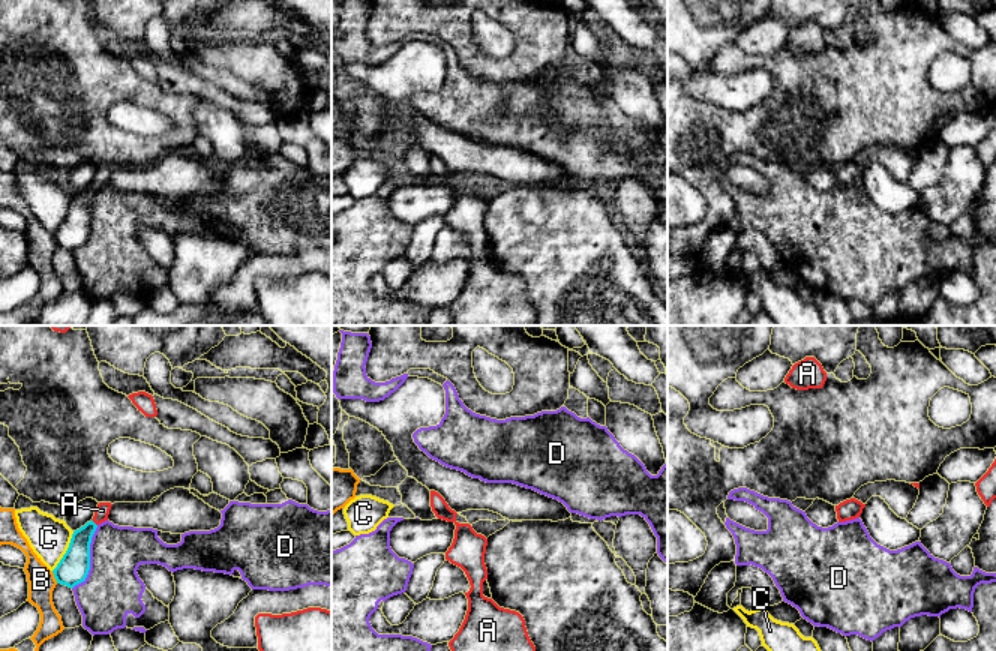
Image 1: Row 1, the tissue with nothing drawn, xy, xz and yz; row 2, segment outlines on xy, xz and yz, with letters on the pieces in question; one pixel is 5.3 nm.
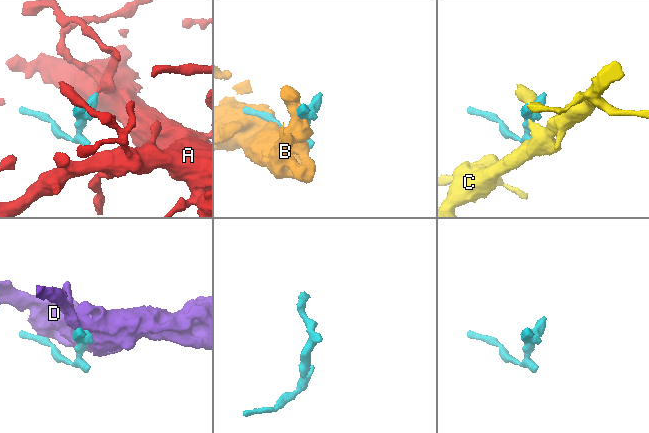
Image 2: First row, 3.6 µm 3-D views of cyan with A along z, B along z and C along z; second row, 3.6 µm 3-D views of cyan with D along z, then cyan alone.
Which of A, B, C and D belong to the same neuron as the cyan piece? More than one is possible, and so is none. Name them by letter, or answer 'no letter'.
A

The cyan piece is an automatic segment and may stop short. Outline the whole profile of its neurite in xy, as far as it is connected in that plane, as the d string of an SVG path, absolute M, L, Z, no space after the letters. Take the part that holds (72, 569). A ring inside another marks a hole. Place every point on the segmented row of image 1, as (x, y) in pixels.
M99 502L94 516L80 530L74 531L69 548L52 570L57 584L74 588L86 580L90 570L90 543L99 524L108 520L111 502Z

